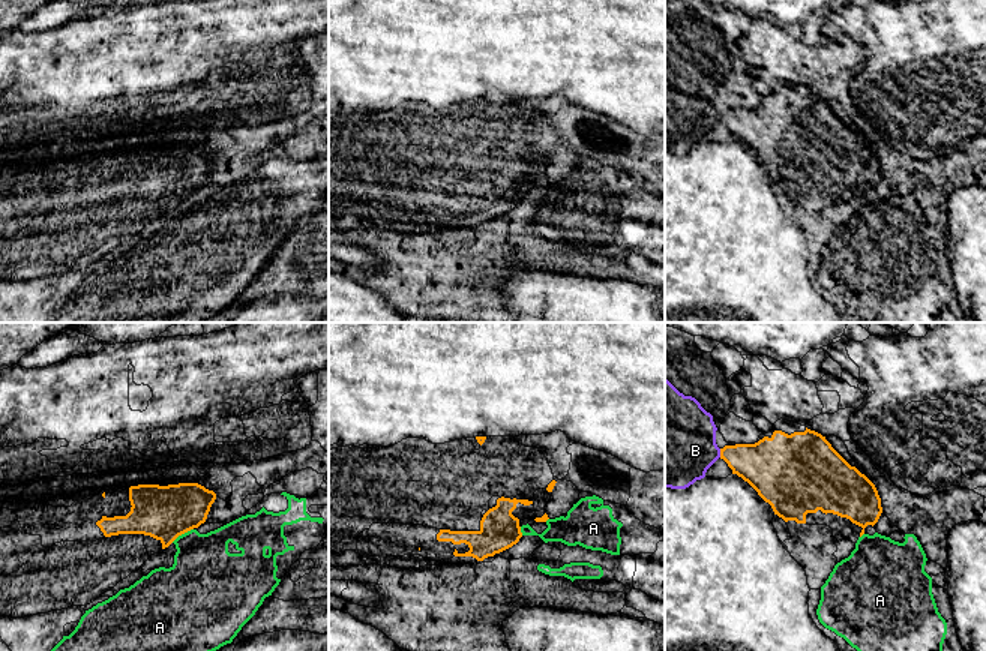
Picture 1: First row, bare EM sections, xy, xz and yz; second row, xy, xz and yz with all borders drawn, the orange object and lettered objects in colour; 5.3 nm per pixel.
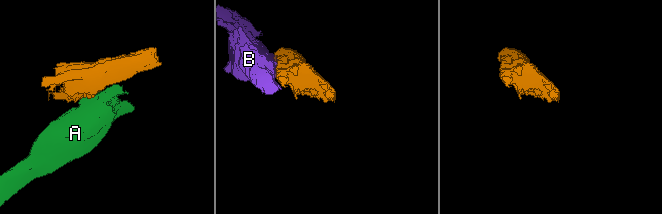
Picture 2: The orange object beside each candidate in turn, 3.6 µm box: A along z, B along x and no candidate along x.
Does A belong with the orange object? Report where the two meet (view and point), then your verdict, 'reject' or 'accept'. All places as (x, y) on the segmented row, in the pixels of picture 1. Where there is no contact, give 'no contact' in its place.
xy (182, 533) | reject

